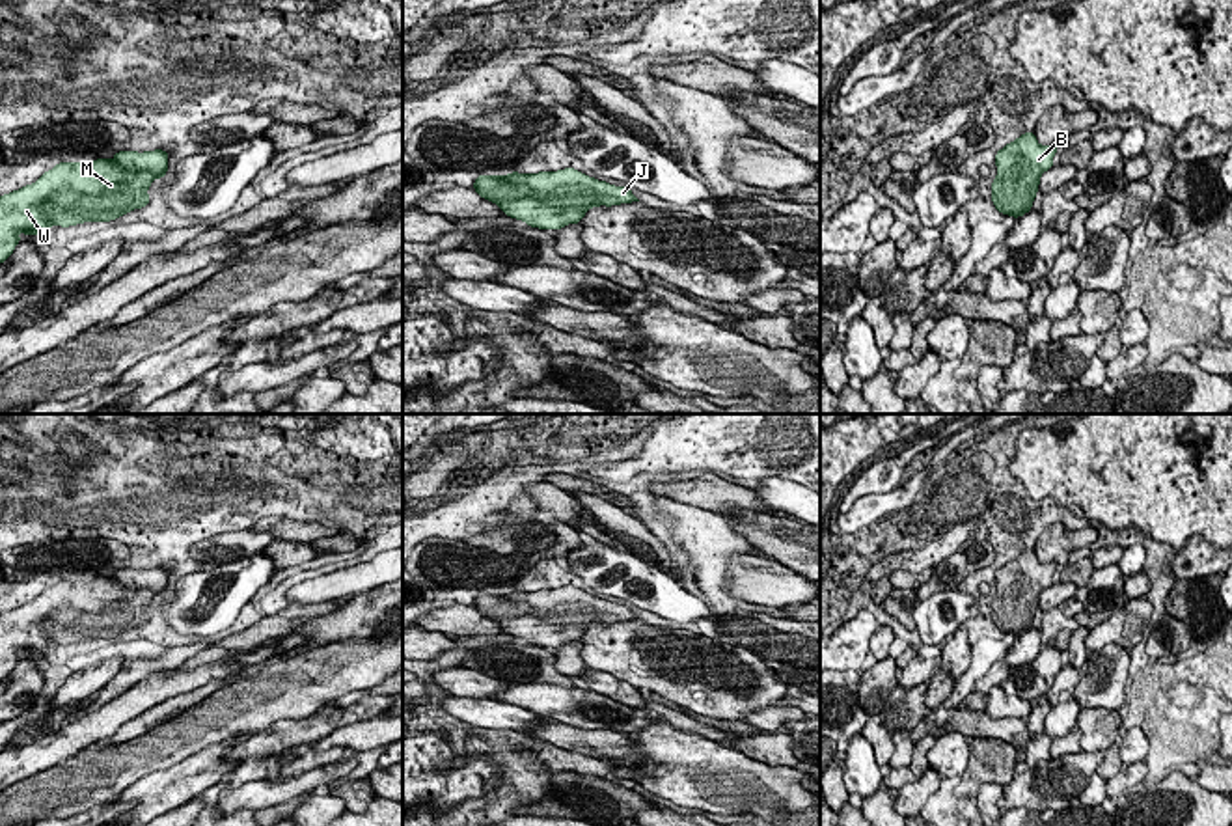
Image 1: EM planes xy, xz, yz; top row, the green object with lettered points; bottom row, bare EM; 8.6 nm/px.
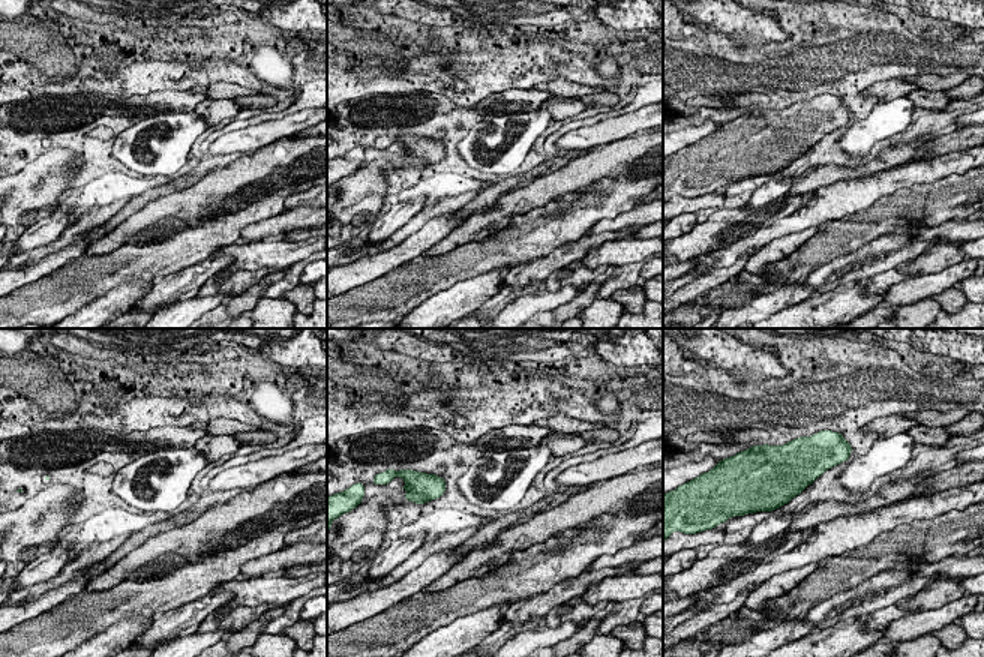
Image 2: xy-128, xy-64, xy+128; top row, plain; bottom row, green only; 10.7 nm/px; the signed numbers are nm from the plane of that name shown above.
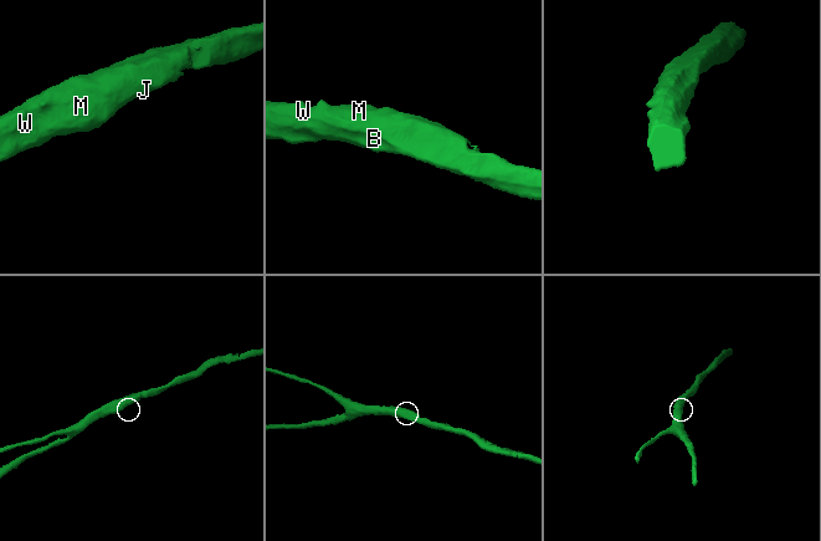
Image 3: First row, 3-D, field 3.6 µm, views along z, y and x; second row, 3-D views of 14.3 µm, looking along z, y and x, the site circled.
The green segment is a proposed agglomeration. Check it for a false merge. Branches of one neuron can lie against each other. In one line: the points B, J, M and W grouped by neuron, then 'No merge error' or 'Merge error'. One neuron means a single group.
Groups: B J M W. No merge error

